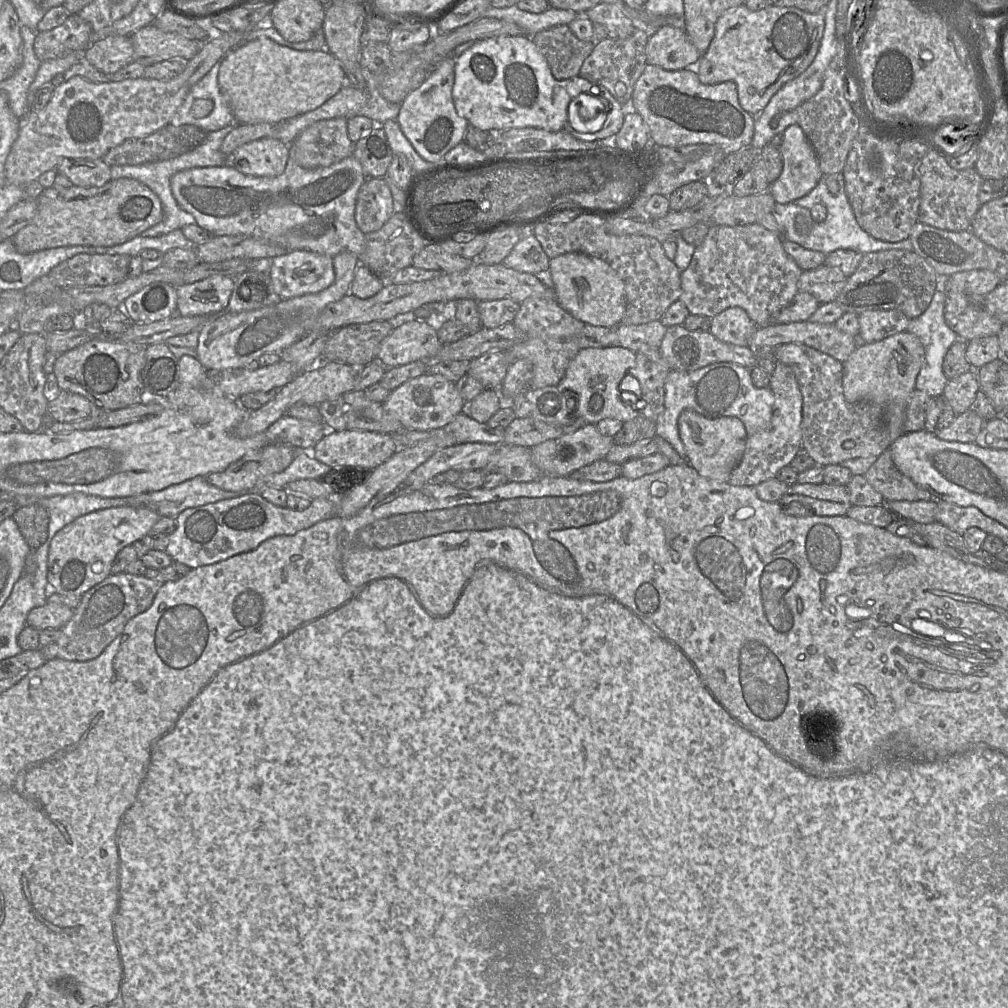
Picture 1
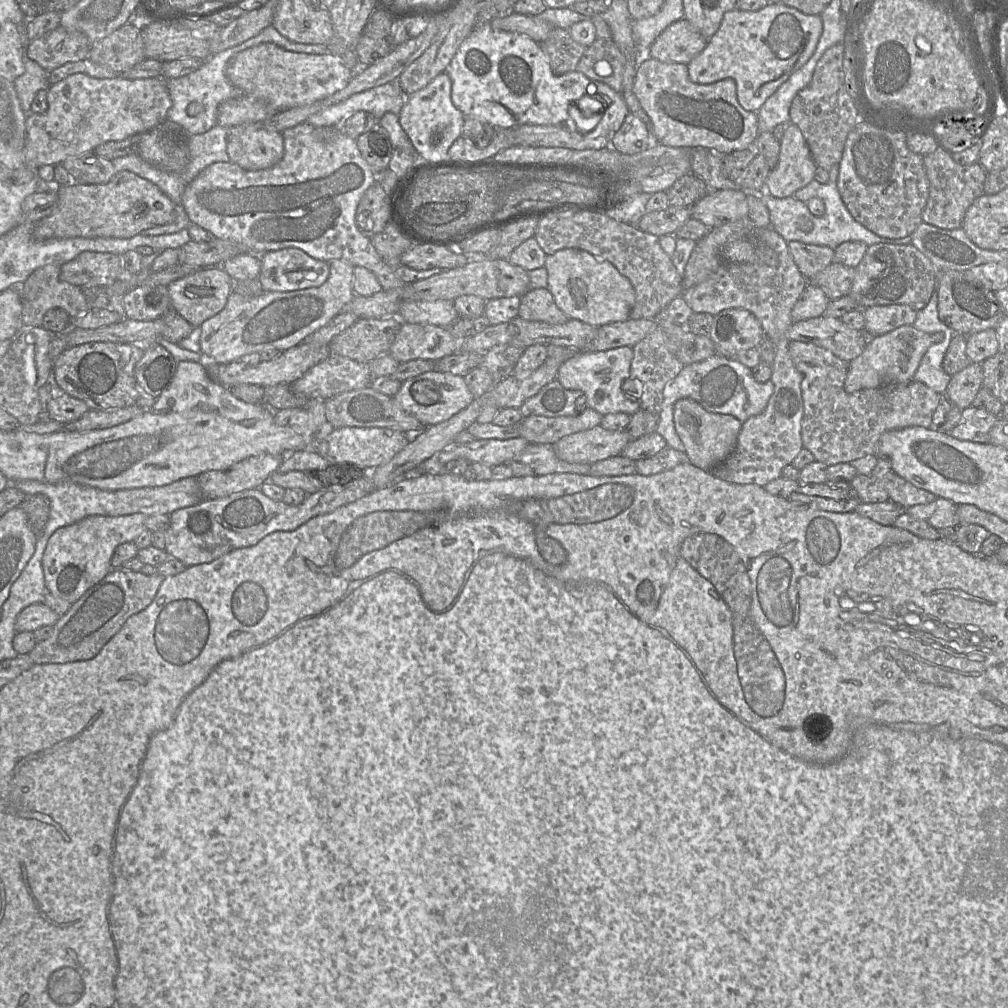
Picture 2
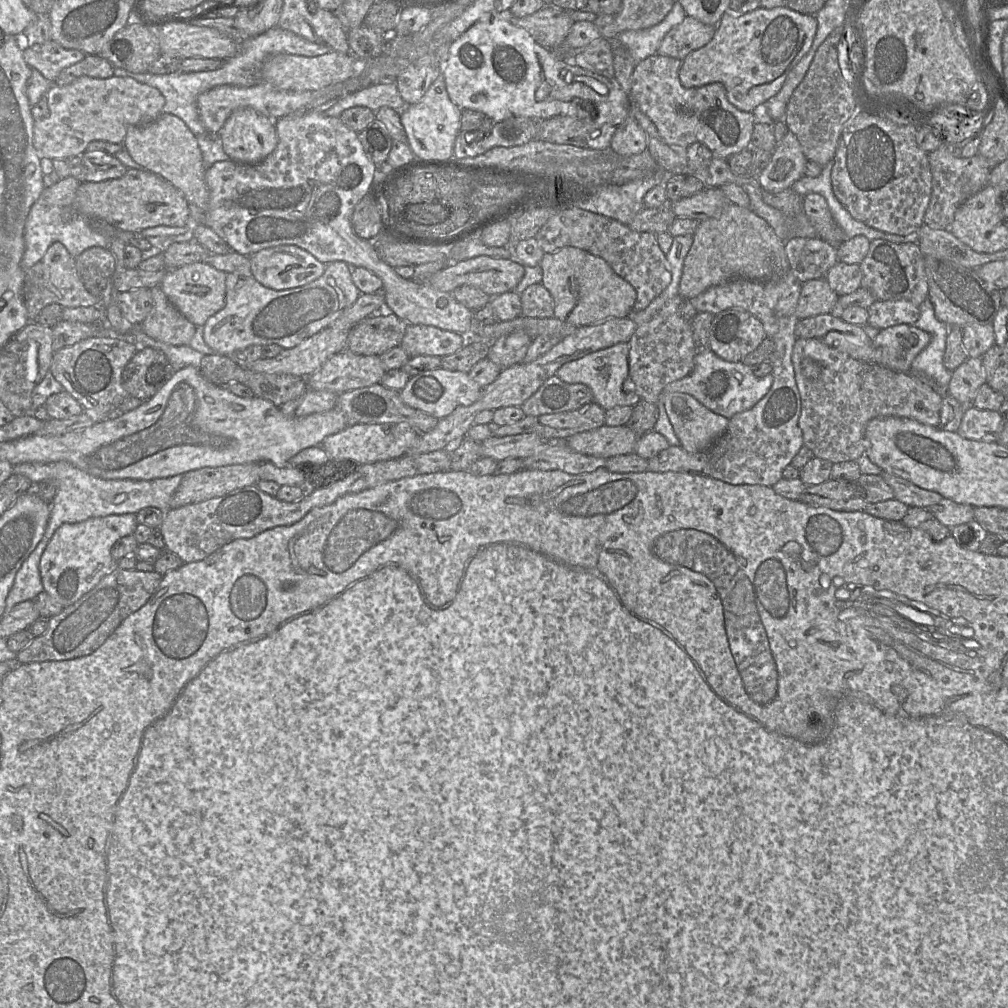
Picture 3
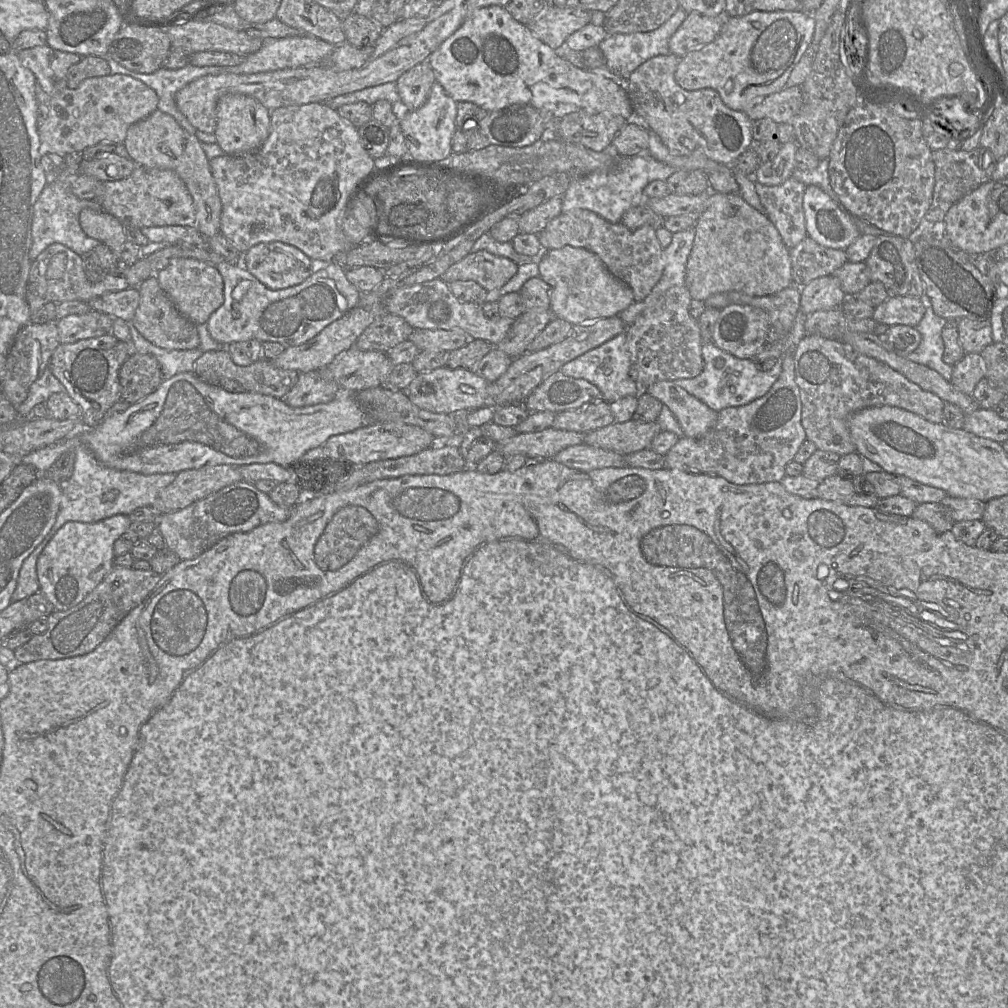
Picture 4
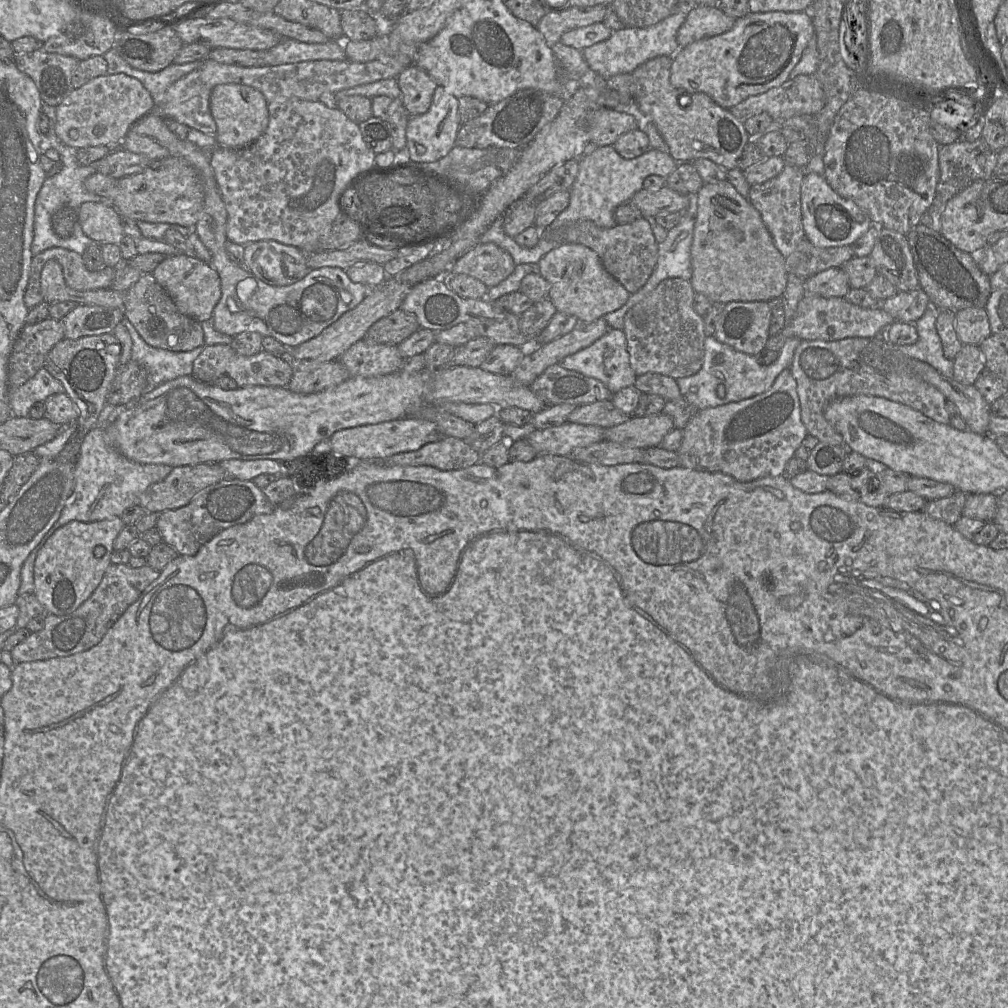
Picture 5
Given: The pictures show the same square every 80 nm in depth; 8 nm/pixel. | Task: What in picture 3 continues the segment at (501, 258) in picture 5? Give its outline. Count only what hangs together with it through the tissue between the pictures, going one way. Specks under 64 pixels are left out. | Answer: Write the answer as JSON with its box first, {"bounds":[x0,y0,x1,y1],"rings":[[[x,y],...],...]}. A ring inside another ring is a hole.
{"bounds":[426,256,525,297],"rings":[[[477,256],[458,262],[455,265],[449,265],[431,276],[426,283],[436,290],[448,293],[451,293],[459,286],[470,285],[482,290],[490,297],[495,297],[514,291],[515,287],[522,280],[524,273],[525,266],[512,260]]]}

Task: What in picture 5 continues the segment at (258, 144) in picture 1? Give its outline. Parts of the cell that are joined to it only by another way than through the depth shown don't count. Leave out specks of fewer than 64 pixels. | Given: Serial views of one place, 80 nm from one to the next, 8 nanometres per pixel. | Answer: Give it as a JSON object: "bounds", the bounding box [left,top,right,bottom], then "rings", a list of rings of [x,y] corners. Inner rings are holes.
{"bounds":[210,83,269,149],"rings":[[[229,83],[215,86],[210,95],[210,112],[216,123],[217,146],[237,149],[255,142],[266,130],[269,113],[264,95],[253,87]]]}

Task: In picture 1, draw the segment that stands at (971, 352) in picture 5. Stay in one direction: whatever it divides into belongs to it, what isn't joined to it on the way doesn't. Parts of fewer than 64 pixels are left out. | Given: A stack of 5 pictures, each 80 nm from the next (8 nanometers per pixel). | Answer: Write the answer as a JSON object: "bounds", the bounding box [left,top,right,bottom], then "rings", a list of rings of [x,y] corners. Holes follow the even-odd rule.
{"bounds":[943,371,980,415],"rings":[[[970,371],[952,378],[945,386],[943,397],[948,401],[956,415],[970,410],[977,392],[980,390],[977,371]]]}

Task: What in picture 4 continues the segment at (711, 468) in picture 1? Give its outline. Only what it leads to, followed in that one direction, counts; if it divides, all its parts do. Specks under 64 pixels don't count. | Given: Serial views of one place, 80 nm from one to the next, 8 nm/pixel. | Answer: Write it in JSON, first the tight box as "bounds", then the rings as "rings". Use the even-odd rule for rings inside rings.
{"bounds":[644,381,718,438],"rings":[[[658,381],[644,391],[671,410],[686,437],[698,438],[704,435],[717,421],[718,412],[676,385],[674,381]]]}

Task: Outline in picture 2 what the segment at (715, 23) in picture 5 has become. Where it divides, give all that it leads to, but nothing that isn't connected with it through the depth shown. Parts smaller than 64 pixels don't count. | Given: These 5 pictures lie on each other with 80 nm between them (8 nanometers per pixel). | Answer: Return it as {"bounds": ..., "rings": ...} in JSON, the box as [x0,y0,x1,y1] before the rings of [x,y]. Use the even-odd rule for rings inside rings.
{"bounds":[649,18,708,64],"rings":[[[683,18],[660,33],[649,48],[649,56],[666,63],[688,64],[703,51],[708,41]]]}

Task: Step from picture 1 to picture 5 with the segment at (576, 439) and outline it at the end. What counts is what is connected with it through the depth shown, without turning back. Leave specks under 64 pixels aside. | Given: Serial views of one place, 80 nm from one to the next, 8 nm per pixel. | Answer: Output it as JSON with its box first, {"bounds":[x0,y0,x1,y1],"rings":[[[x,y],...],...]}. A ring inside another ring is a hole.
{"bounds":[604,412,675,450],"rings":[[[664,412],[642,417],[631,416],[622,424],[606,428],[604,440],[647,450],[659,447],[665,435],[673,429],[675,426],[672,417]]]}

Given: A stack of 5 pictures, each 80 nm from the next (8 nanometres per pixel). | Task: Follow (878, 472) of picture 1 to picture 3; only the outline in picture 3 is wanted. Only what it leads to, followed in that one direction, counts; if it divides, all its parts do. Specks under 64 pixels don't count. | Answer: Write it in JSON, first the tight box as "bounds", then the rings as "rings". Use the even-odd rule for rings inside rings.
{"bounds":[881,471,942,508],"rings":[[[884,471],[881,473],[881,476],[892,488],[894,499],[899,500],[909,507],[927,508],[938,503],[942,499],[939,493],[920,488],[899,476]]]}

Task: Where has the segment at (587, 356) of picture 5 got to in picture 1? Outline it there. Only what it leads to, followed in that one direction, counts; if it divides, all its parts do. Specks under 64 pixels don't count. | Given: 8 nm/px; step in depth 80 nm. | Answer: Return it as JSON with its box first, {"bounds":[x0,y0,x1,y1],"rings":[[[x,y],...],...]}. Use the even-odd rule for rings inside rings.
{"bounds":[557,346,640,425],"rings":[[[619,346],[581,349],[568,364],[565,375],[557,386],[563,394],[574,392],[578,395],[579,415],[587,424],[595,425],[607,418],[625,423],[640,415],[635,406],[638,398],[632,392],[620,394],[623,386],[633,378],[628,373],[635,360],[635,352]]]}

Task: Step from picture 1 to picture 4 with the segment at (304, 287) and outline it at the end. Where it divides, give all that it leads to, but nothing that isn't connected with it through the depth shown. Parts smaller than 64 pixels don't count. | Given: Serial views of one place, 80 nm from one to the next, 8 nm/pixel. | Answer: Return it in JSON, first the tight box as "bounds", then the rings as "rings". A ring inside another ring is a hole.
{"bounds":[242,242,318,290],"rings":[[[264,242],[242,255],[242,265],[272,290],[298,285],[318,269],[318,263],[283,242]]]}

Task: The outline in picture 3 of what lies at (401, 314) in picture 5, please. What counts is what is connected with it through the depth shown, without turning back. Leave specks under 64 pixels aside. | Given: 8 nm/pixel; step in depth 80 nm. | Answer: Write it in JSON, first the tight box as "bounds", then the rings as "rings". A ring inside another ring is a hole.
{"bounds":[346,311,408,356],"rings":[[[382,311],[354,326],[346,349],[359,355],[380,356],[400,346],[408,324],[393,313]]]}

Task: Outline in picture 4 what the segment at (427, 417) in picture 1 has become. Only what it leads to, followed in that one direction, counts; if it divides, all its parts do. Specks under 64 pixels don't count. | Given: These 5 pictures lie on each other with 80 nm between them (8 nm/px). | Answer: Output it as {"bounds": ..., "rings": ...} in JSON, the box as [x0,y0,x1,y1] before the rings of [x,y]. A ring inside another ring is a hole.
{"bounds":[404,366,490,415],"rings":[[[444,366],[430,372],[419,373],[404,392],[409,400],[421,409],[454,415],[489,406],[488,387],[490,384],[472,370],[451,369]]]}

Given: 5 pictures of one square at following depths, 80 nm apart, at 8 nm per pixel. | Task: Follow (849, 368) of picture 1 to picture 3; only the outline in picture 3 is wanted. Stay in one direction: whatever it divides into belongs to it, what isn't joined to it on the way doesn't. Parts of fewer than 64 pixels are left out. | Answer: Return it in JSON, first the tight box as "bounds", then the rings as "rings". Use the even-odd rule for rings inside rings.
{"bounds":[873,324,931,372],"rings":[[[911,324],[880,330],[873,339],[874,360],[898,372],[910,372],[913,360],[930,343],[931,335]]]}

